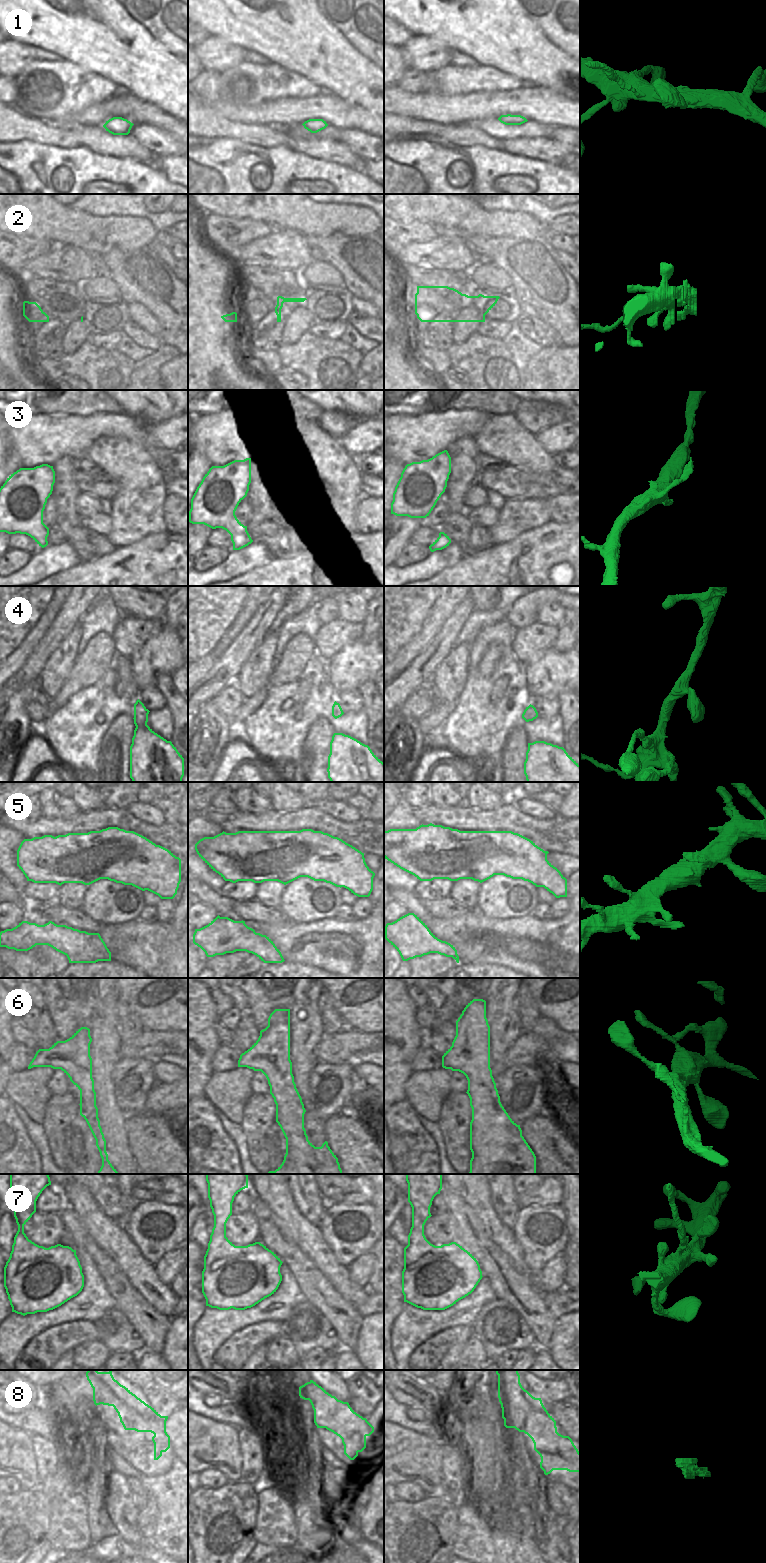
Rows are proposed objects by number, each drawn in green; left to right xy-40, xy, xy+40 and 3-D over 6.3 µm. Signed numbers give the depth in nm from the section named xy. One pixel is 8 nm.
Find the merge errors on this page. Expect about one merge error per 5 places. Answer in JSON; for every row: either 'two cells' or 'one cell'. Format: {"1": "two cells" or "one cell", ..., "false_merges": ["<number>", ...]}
{"1": "one cell", "2": "two cells", "3": "one cell", "4": "one cell", "5": "one cell", "6": "one cell", "7": "one cell", "8": "two cells", "false_merges": ["2", "8"]}

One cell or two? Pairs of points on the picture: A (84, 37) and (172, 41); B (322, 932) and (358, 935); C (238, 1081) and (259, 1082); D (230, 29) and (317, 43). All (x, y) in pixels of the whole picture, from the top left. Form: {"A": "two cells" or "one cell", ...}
{"A": "two cells", "B": "one cell", "C": "two cells", "D": "one cell"}

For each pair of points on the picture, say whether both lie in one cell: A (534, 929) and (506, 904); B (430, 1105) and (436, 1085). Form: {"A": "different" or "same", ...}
{"A": "different", "B": "same"}

